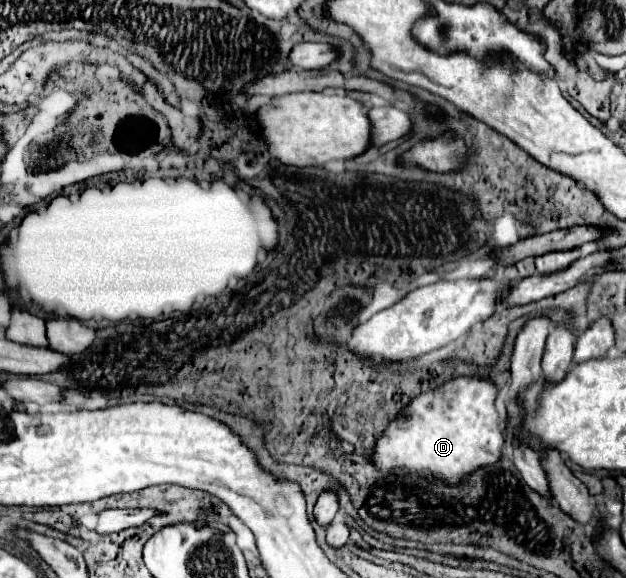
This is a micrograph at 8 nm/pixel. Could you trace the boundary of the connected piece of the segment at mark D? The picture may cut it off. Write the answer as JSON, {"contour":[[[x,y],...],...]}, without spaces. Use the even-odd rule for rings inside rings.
{"contour":[[[455,378],[437,390],[429,390],[417,396],[405,408],[405,420],[401,422],[401,426],[389,428],[377,440],[373,460],[377,462],[381,470],[403,466],[409,472],[419,474],[421,478],[437,476],[445,484],[457,484],[459,480],[467,478],[467,474],[471,474],[473,470],[493,464],[501,458],[505,436],[499,428],[499,412],[495,408],[495,398],[497,398],[497,386],[493,386],[487,380],[477,380],[477,378]]]}

